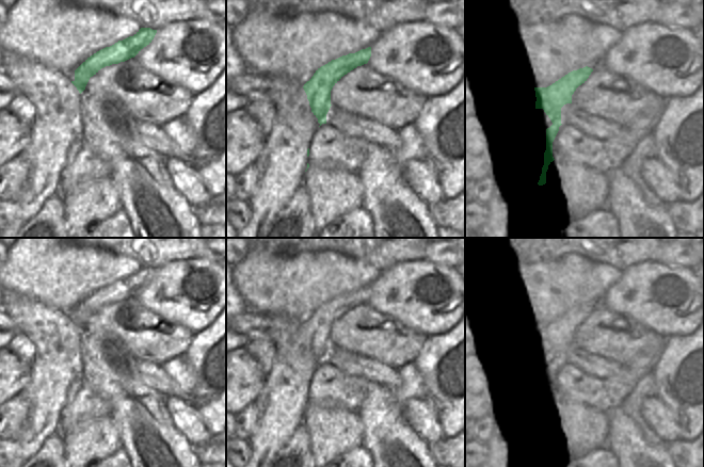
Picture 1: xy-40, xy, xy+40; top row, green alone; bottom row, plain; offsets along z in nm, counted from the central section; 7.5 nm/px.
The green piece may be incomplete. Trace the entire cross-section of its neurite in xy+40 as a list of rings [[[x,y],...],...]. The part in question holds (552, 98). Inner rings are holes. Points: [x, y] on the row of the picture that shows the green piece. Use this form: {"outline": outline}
{"outline": [[[586,66],[573,70],[547,87],[534,87],[535,109],[543,109],[550,118],[553,125],[546,129],[546,150],[544,152],[544,165],[538,182],[539,186],[546,183],[546,172],[548,165],[555,160],[553,157],[553,142],[559,131],[561,124],[561,108],[572,103],[572,95],[576,88],[585,83],[592,68]]]}

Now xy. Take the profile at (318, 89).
{"outline": [[[371,47],[355,53],[332,60],[316,70],[314,76],[304,84],[311,112],[318,118],[320,126],[326,124],[326,114],[331,108],[331,91],[333,86],[348,73],[367,64],[371,57]]]}

